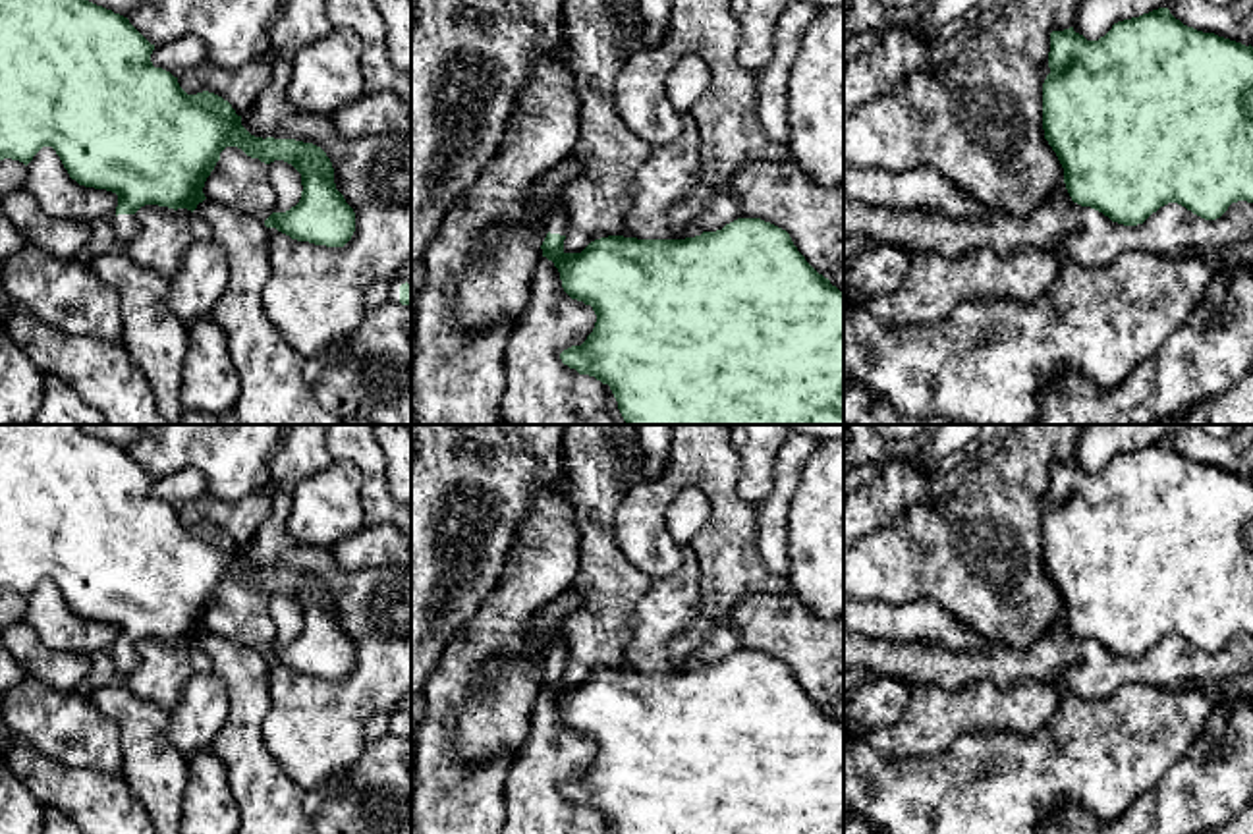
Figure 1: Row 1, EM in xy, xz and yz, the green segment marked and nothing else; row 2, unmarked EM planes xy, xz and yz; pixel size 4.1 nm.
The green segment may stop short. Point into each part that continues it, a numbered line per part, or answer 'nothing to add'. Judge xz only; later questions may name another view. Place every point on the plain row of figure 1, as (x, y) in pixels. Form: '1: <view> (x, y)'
1: xz (556, 655)

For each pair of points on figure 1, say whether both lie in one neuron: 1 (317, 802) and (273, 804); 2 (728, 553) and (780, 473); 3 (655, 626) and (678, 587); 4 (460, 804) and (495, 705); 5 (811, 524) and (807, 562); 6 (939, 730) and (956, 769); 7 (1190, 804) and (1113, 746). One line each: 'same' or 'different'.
1: different
2: different
3: same
4: different
5: same
6: different
7: different

